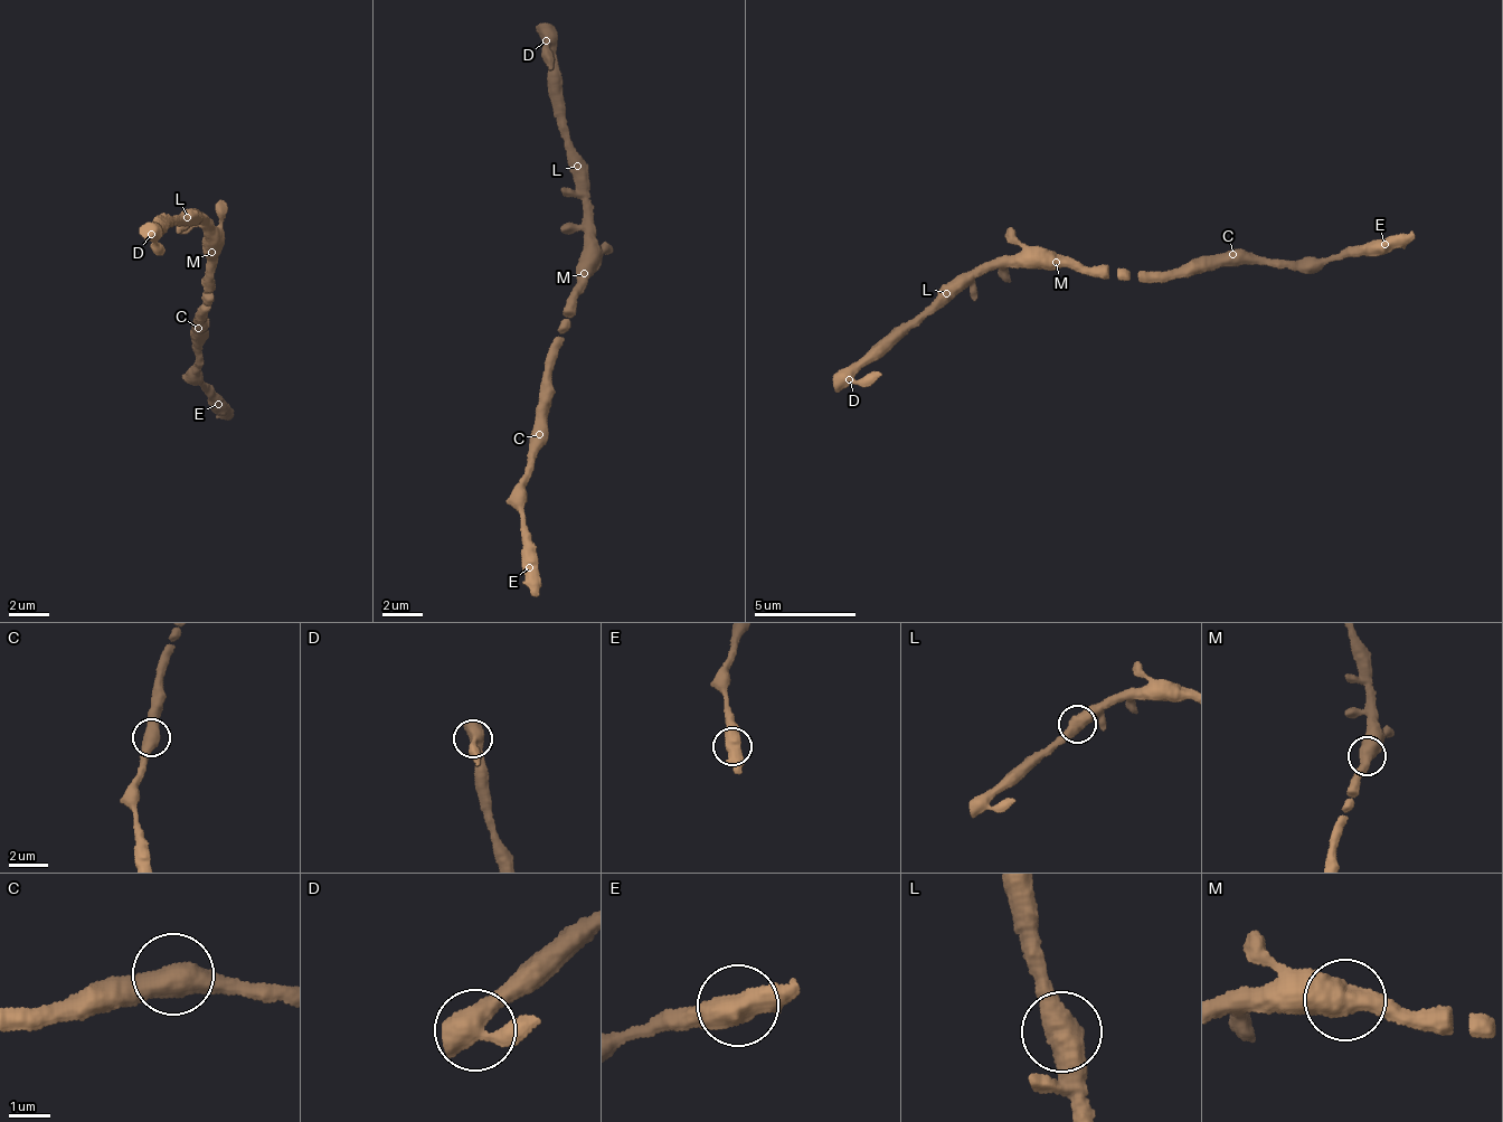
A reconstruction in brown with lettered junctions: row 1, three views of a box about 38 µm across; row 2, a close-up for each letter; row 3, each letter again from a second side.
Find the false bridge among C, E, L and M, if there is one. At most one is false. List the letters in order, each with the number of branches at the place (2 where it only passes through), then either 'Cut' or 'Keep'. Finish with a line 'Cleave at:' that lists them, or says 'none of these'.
C: Branches: 2. Keep
E: Branches: 2. Keep
L: Branches: 2. Keep
M: Branches: 2. Keep
Cleave at: none of these

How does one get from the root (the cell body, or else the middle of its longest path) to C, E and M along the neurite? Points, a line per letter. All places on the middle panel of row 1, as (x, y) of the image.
C: (564, 313), (564, 327), (558, 332), (558, 358), (549, 375), (547, 420), (539, 434)
E: (564, 313), (541, 442), (523, 490), (523, 560), (529, 567)
M: (564, 313), (568, 291), (586, 273)

